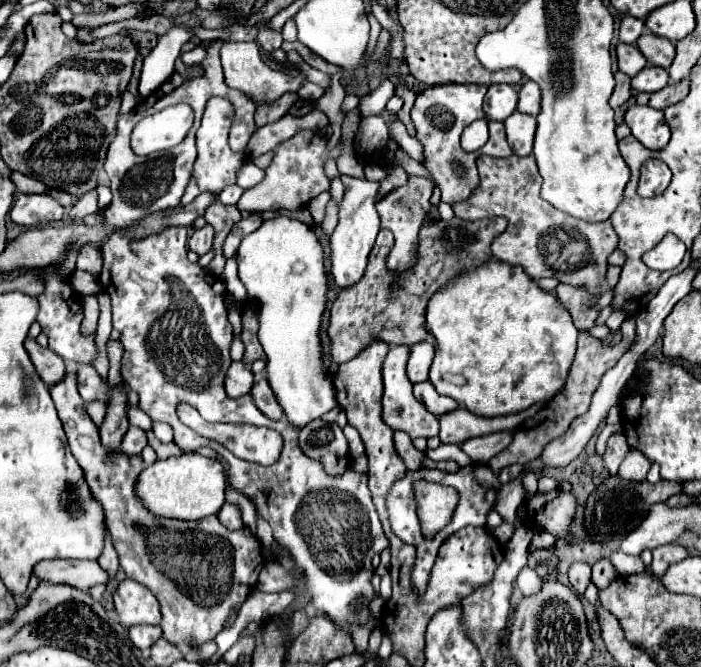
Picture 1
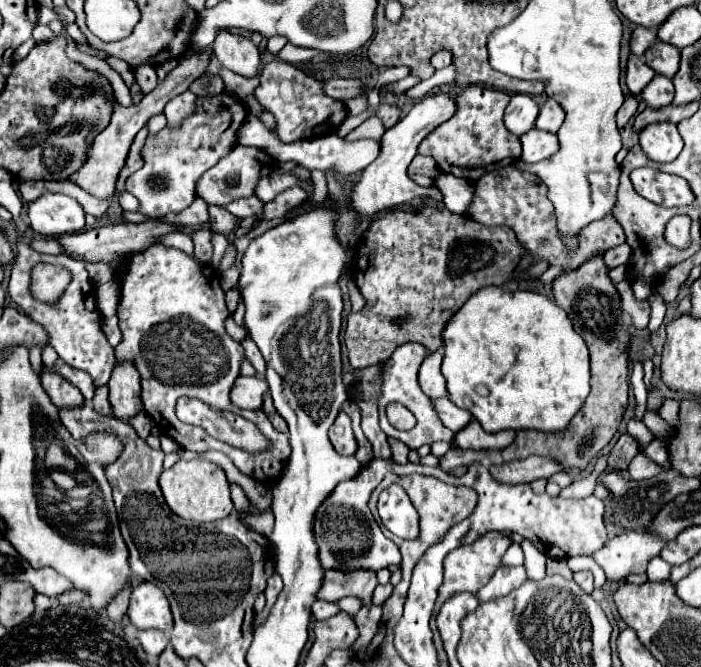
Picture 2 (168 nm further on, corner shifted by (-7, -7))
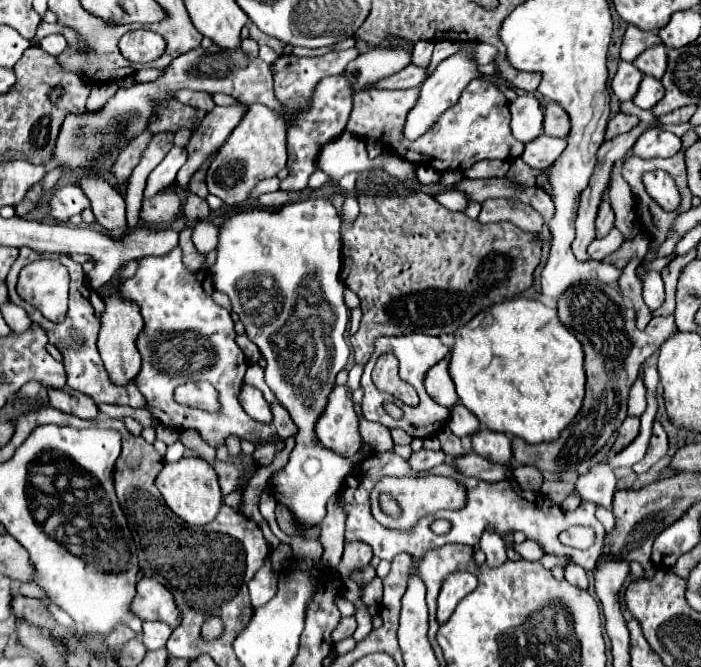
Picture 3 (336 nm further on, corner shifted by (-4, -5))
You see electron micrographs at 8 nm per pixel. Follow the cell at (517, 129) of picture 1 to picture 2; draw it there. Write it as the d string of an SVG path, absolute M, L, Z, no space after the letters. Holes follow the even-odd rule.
M537 128L523 134L521 144L523 144L521 160L525 160L525 162L541 162L559 150L557 136L551 132L537 130Z

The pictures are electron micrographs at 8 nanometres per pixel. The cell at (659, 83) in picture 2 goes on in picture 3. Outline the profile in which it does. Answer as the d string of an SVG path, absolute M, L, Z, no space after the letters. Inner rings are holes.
M644 76L638 94L634 96L634 104L644 108L644 110L652 110L660 100L664 98L664 86L660 80L652 78L652 76Z

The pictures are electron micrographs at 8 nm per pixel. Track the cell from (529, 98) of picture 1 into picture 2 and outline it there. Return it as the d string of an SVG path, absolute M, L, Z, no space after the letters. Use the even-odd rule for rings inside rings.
M547 98L541 104L541 112L539 112L539 118L537 118L537 128L555 134L561 128L563 120L565 120L565 112L559 106L559 102L555 102L553 98Z

